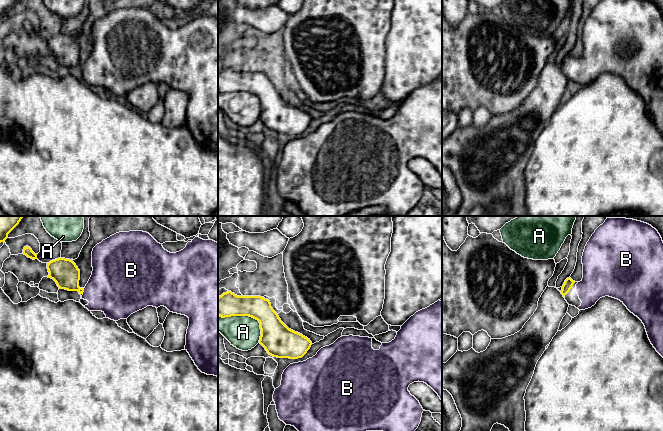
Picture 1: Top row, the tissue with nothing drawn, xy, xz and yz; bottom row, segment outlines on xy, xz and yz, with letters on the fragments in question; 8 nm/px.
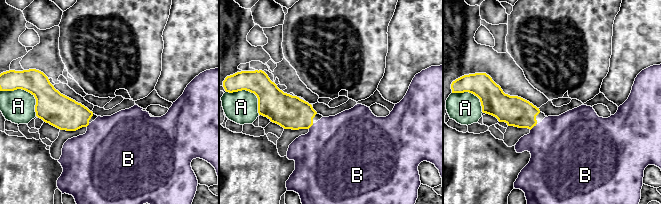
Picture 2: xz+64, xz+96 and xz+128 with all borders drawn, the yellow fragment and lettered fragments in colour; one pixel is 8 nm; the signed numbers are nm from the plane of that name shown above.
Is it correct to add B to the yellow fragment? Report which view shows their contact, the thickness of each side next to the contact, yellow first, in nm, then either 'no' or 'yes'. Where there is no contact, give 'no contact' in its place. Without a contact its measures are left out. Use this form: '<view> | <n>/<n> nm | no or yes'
xy | 220/420 nm | yes

